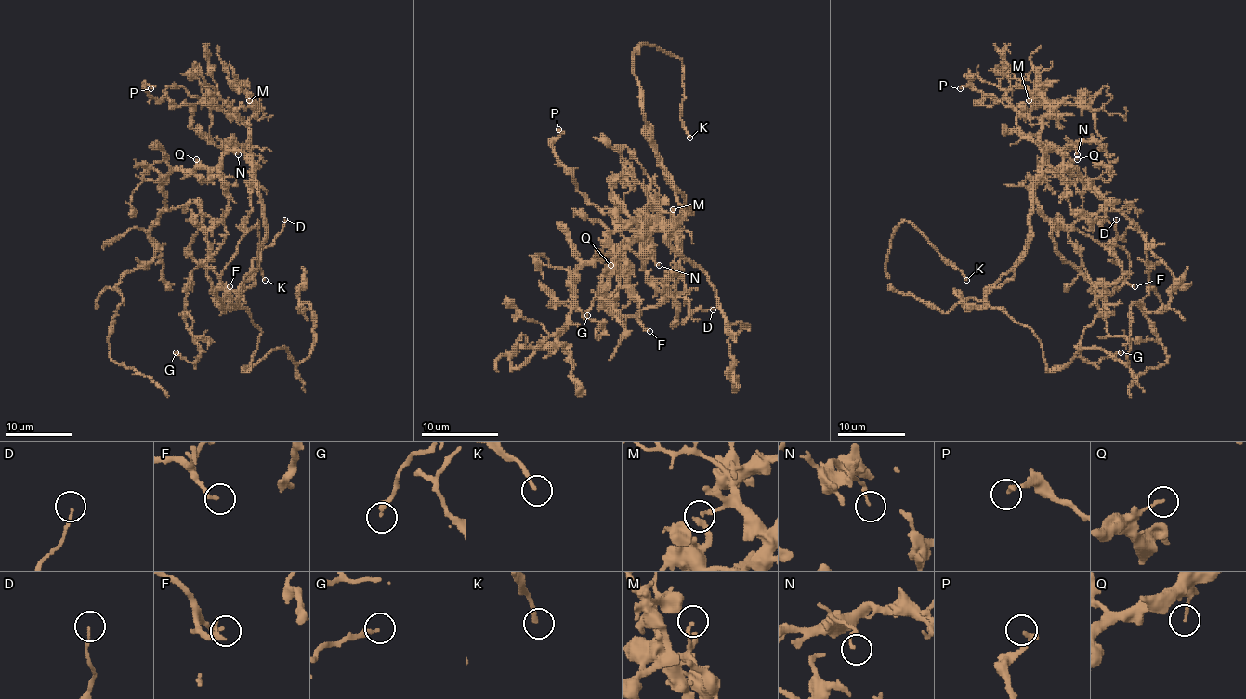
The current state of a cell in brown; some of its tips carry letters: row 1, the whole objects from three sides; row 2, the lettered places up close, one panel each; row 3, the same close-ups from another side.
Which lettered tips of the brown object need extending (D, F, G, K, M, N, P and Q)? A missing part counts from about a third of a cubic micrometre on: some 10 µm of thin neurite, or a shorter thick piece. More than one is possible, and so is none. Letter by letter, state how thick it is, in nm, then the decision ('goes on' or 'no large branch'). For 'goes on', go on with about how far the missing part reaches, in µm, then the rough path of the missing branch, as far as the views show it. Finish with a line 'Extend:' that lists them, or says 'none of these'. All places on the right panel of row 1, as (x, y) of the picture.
D: calibre 110 nm; no large branch
F: calibre 180 nm; no large branch
G: calibre 200 nm; no large branch
K: calibre 190 nm; goes on; missing 35 µm
M: calibre 130 nm; no large branch
N: calibre 120 nm; no large branch
P: calibre 220 nm; no large branch
Q: calibre 140 nm; no large branch
Extend: K

